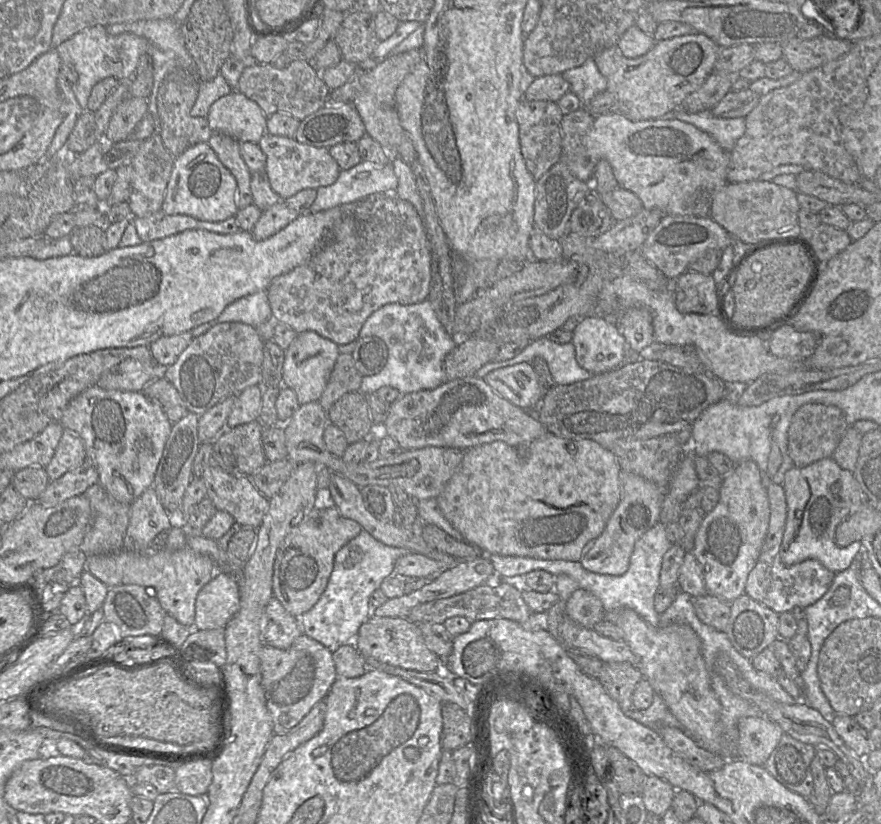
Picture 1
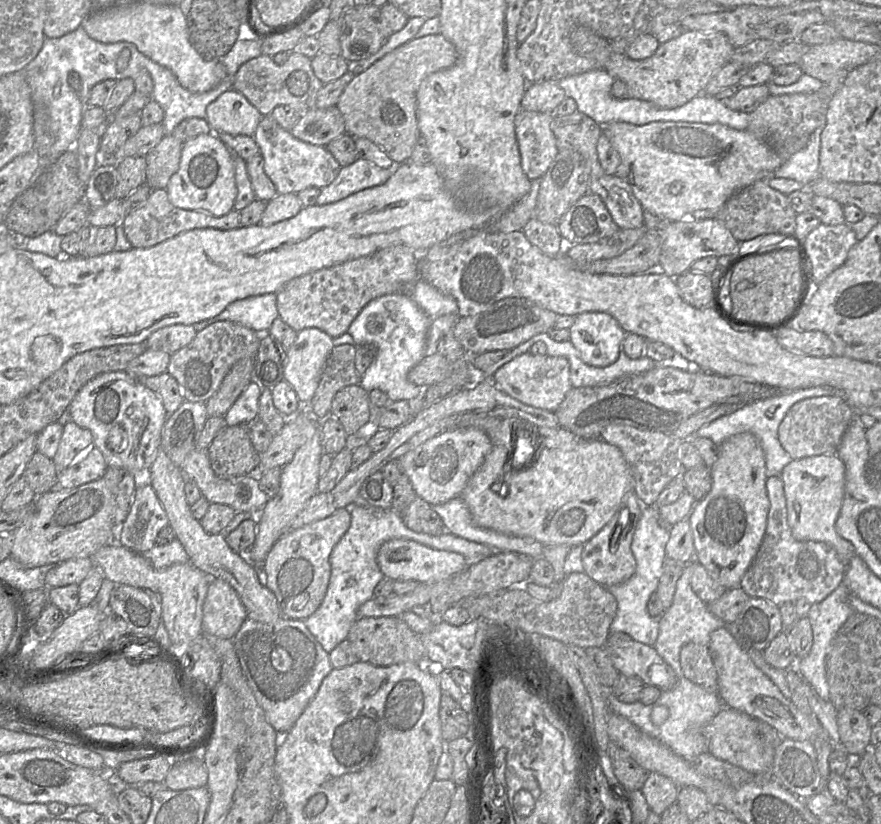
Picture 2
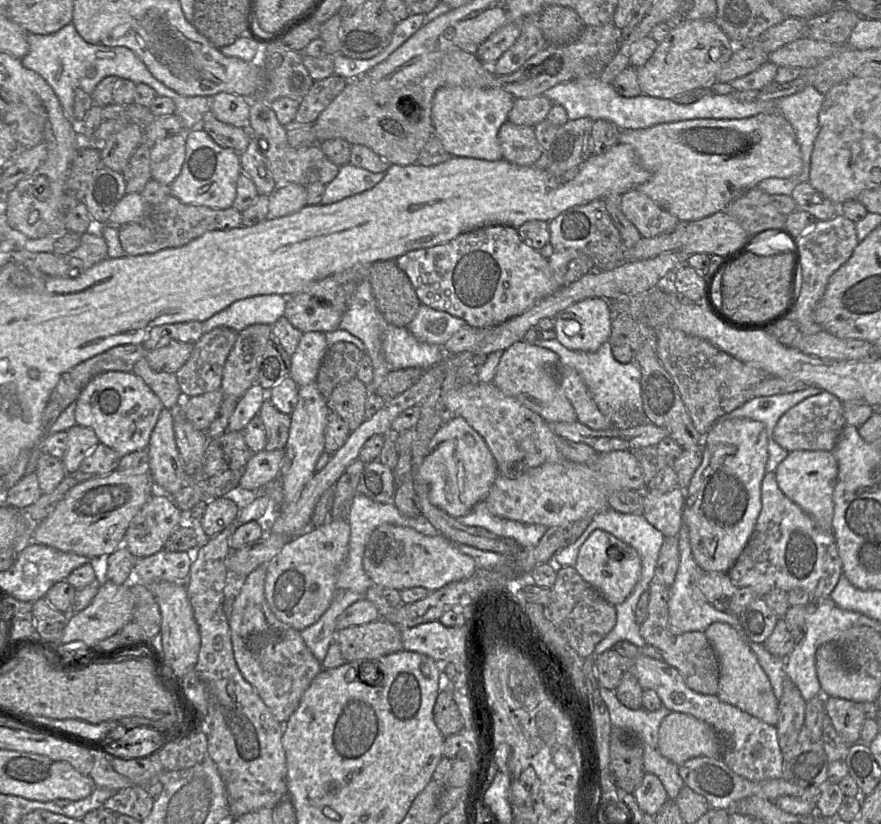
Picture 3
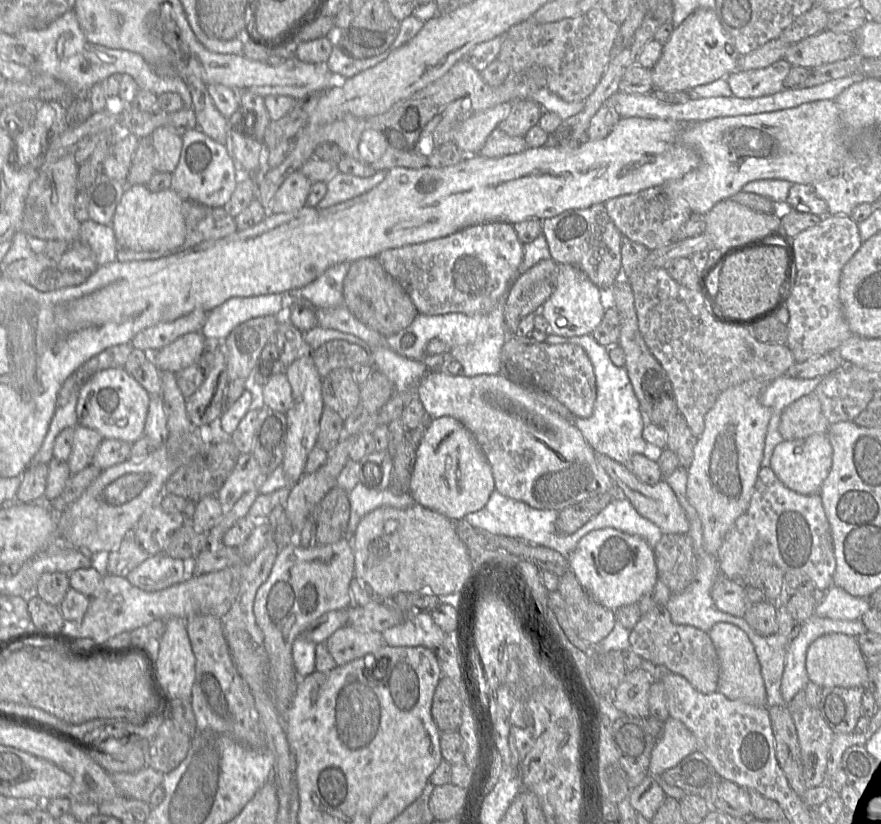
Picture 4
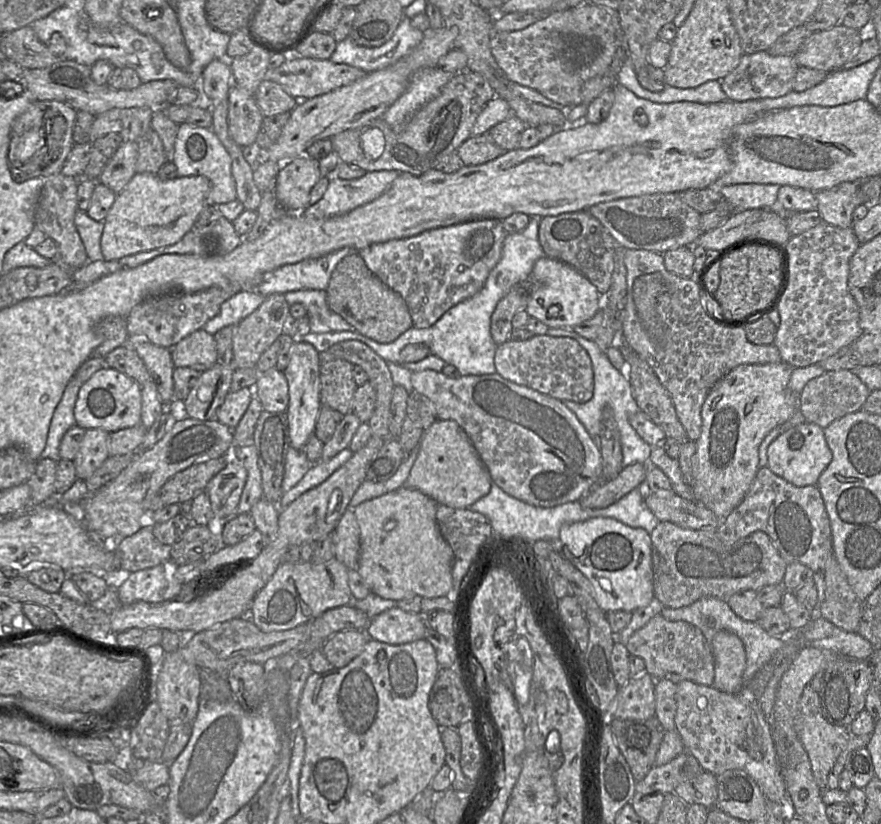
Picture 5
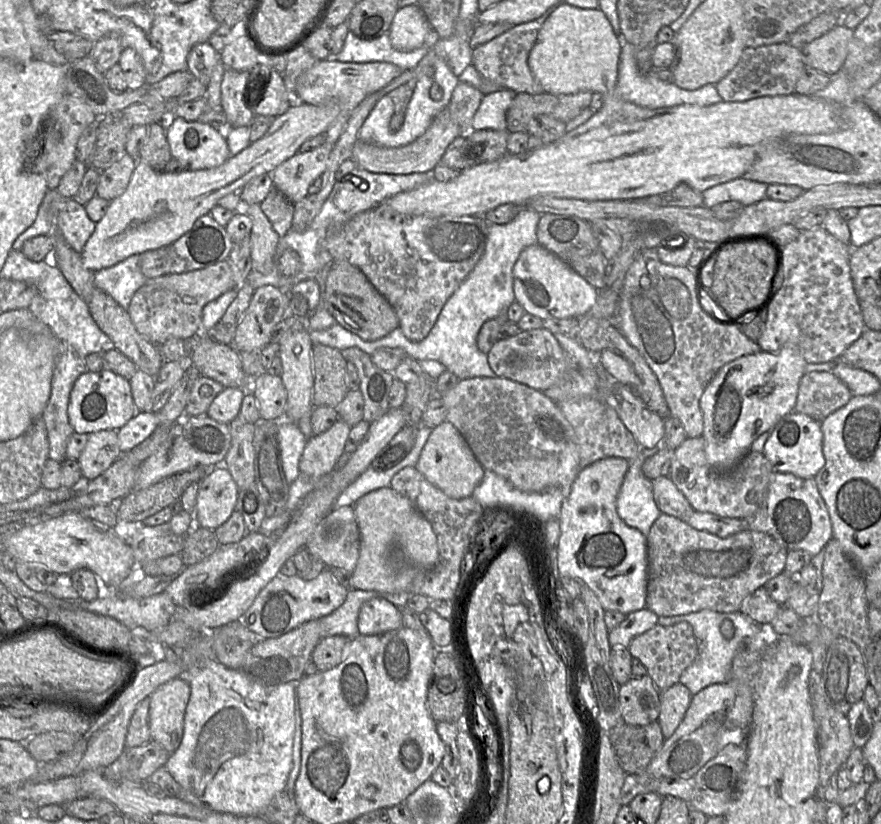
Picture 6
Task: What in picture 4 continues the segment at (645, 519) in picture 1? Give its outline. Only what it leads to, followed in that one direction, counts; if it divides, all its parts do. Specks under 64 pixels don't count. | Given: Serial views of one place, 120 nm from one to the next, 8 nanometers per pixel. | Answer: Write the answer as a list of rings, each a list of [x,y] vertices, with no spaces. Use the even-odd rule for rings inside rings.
[[[614,528],[593,530],[586,534],[568,560],[570,570],[582,587],[597,603],[613,611],[638,603],[658,580],[654,549],[641,537]]]

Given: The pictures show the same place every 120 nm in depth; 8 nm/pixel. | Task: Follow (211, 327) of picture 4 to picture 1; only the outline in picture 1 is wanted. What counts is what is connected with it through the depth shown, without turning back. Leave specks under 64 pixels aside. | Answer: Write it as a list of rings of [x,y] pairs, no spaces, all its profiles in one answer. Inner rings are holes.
[[[263,290],[235,300],[217,318],[193,328],[190,332],[193,337],[197,337],[218,323],[242,322],[256,328],[272,320],[267,291]]]

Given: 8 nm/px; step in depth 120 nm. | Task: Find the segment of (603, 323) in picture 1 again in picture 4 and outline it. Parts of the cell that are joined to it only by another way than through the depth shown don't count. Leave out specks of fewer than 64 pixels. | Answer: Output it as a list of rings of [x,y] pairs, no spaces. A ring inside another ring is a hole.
[[[558,264],[557,285],[554,291],[552,292],[552,294],[550,295],[550,297],[543,303],[539,312],[536,311],[534,314],[537,314],[537,313],[541,314],[548,321],[551,327],[551,334],[564,336],[564,337],[573,337],[573,336],[591,335],[593,330],[600,324],[604,316],[605,310],[601,303],[600,288],[597,285],[595,285],[582,270],[569,264]]]

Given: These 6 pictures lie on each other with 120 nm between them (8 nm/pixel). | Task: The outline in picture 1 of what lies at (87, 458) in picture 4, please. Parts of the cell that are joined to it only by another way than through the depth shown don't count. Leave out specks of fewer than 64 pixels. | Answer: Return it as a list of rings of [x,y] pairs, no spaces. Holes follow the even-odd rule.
[[[64,429],[56,451],[45,467],[50,481],[54,481],[66,472],[79,467],[86,460],[83,440],[74,432]]]

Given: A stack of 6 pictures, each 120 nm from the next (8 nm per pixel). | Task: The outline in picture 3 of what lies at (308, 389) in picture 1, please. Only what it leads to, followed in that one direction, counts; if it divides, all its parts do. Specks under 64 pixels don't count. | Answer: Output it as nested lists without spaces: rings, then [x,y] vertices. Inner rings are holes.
[[[303,333],[296,351],[291,356],[289,376],[298,386],[316,381],[319,367],[328,348],[325,333]]]

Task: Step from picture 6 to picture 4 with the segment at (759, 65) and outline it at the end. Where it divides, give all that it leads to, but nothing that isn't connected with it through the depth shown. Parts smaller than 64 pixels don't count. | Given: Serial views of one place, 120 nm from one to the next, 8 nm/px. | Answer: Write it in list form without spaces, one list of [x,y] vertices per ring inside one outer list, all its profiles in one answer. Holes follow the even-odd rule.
[[[785,59],[756,70],[737,69],[726,78],[732,96],[742,99],[758,98],[782,91],[784,80],[792,65]]]

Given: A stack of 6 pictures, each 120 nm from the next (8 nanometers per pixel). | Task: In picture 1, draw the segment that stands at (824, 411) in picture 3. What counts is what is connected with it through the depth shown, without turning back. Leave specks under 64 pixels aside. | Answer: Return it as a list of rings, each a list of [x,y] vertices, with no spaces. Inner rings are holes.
[[[809,403],[793,415],[788,429],[788,454],[796,467],[806,467],[816,461],[832,457],[840,440],[849,428],[844,412],[832,405]]]

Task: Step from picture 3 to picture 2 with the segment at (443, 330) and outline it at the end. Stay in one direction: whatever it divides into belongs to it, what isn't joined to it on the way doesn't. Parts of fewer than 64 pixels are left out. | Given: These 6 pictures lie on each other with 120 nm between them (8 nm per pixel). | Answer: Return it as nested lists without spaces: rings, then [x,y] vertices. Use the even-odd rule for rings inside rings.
[[[419,279],[413,286],[412,298],[431,319],[448,314],[458,316],[456,300],[423,279]]]

